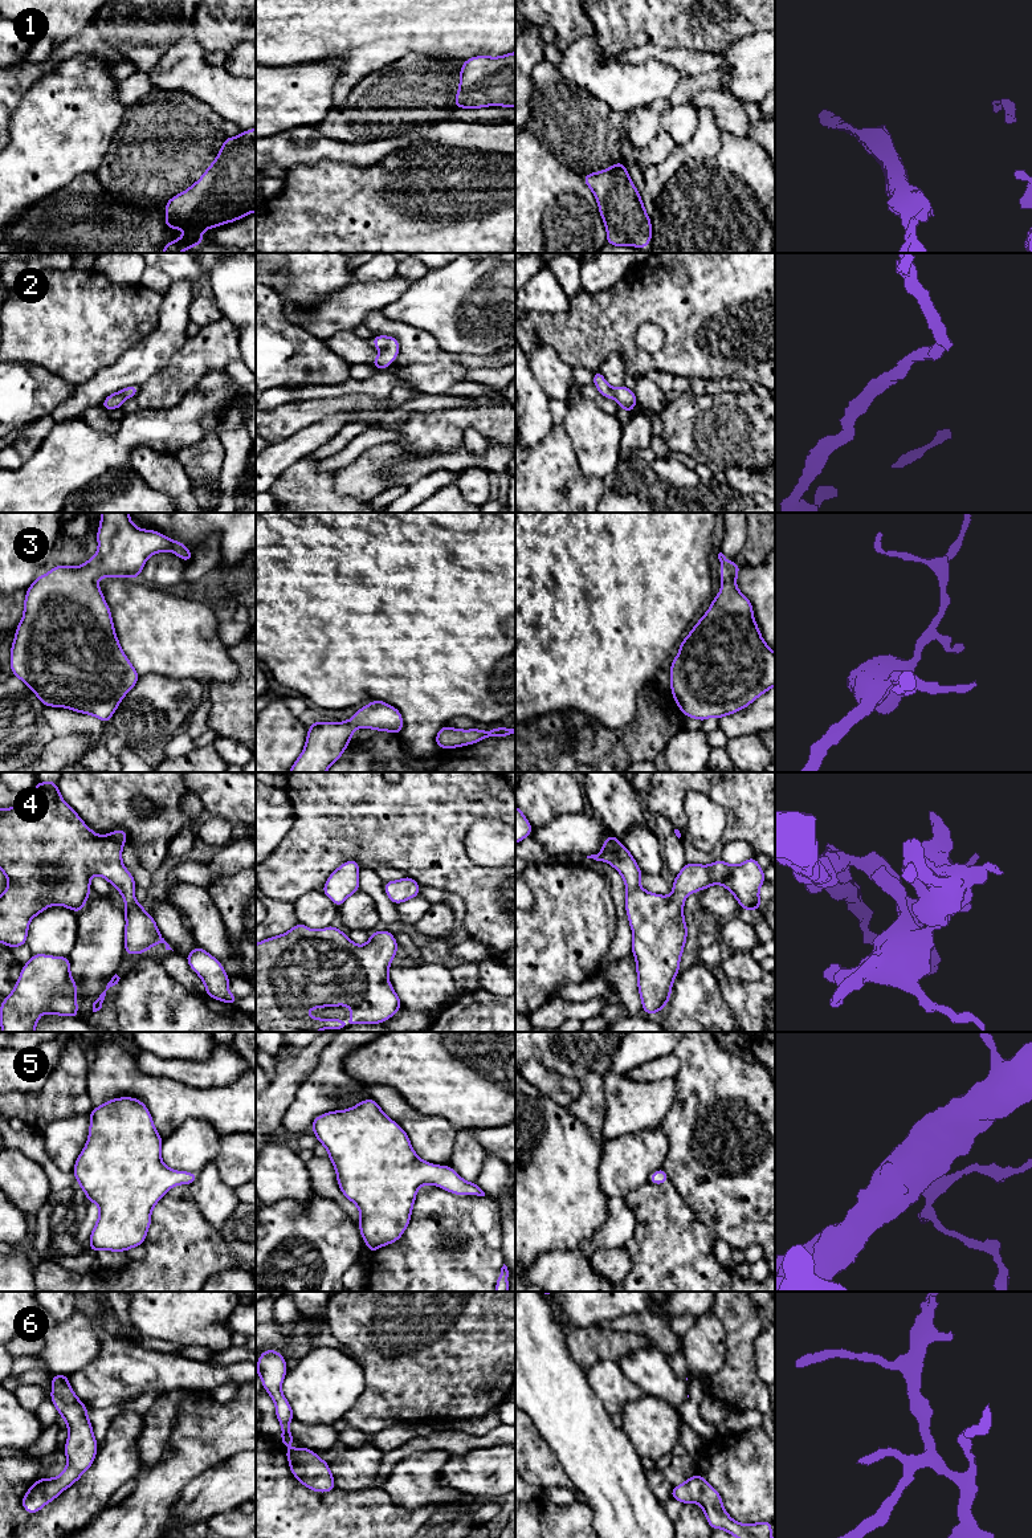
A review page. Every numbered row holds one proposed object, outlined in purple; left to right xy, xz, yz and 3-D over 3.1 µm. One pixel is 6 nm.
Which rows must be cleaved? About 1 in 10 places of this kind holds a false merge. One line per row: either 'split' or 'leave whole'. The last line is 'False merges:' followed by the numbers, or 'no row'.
1: leave whole
2: leave whole
3: leave whole
4: leave whole
5: leave whole
6: leave whole
False merges: no row

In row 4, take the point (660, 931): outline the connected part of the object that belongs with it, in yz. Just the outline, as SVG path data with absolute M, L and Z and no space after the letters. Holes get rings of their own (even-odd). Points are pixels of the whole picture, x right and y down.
M613 833L604 840L600 853L587 858L611 864L624 878L625 909L633 933L632 954L636 958L637 986L646 1015L654 1015L668 1004L673 980L680 972L688 937L682 906L690 893L719 884L738 899L742 910L763 907L759 888L766 878L755 856L739 865L729 865L722 858L706 866L686 862L674 877L669 897L640 886L643 872Z

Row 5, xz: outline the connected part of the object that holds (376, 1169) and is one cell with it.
M372 1098L344 1111L333 1110L315 1117L311 1133L326 1147L340 1191L360 1211L359 1231L370 1253L403 1236L411 1221L416 1192L423 1184L436 1184L456 1195L485 1196L476 1182L465 1182L450 1166L420 1159L403 1127L387 1117Z

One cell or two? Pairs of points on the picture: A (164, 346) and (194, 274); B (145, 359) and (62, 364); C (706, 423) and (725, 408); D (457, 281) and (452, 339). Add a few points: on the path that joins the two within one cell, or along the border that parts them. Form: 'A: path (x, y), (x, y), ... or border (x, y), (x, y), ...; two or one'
A: border (174, 280), (188, 280), (194, 285); two
B: border (142, 341), (92, 378); two
C: path (710, 423), (721, 412); one
D: path (452, 296), (451, 325); one

